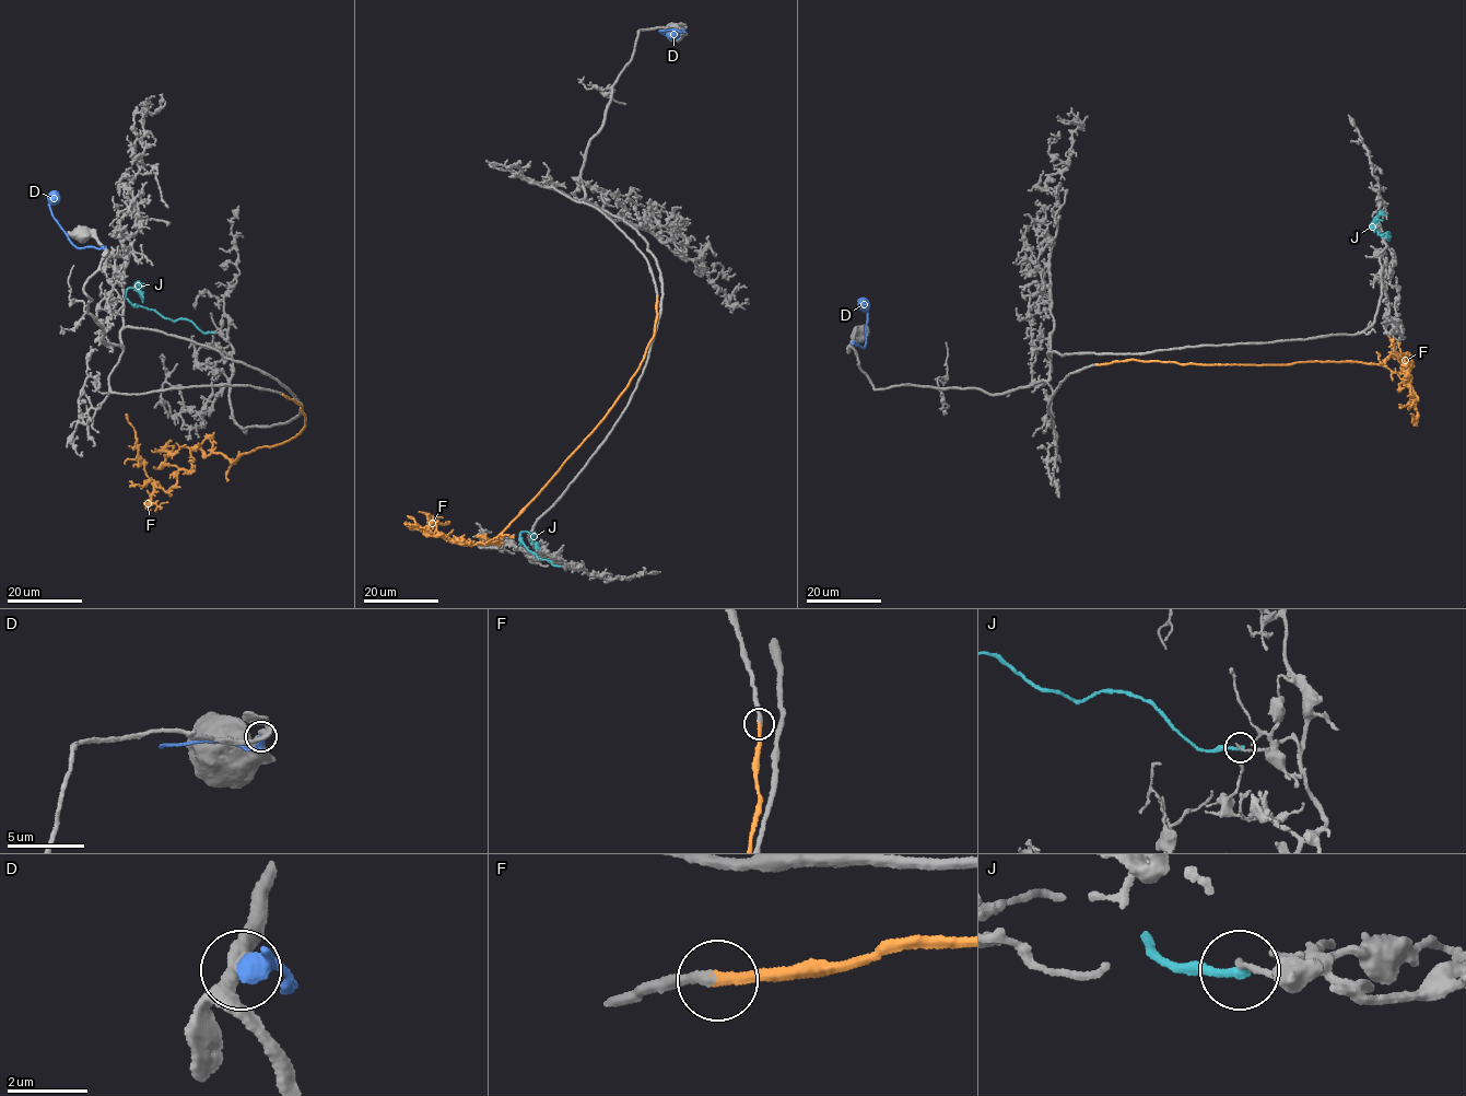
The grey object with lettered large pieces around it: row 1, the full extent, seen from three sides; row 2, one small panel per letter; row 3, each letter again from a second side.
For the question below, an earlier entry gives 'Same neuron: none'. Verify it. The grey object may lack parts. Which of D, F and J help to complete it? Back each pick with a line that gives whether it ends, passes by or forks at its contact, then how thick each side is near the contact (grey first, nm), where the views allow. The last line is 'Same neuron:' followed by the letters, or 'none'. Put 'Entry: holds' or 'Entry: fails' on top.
Entry: fails
F: it ends | 280/260 nm
Same neuron: F

